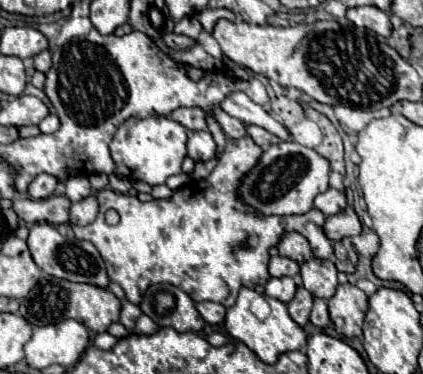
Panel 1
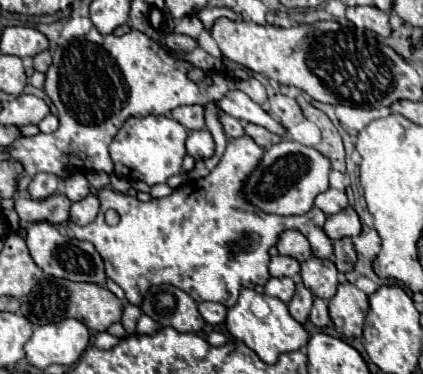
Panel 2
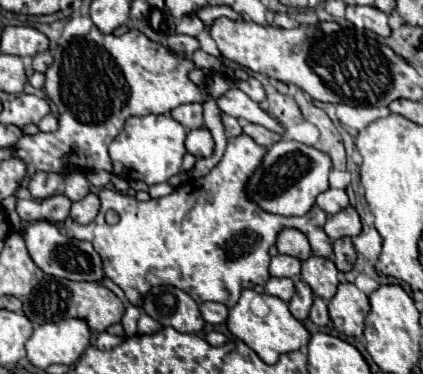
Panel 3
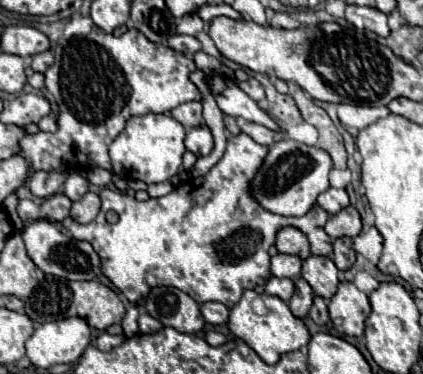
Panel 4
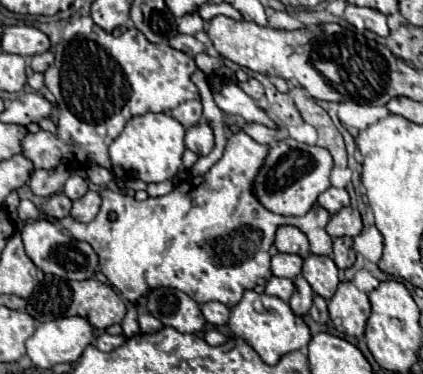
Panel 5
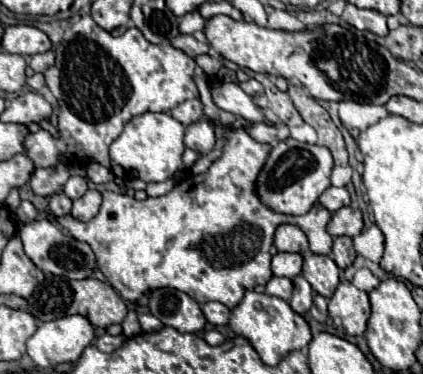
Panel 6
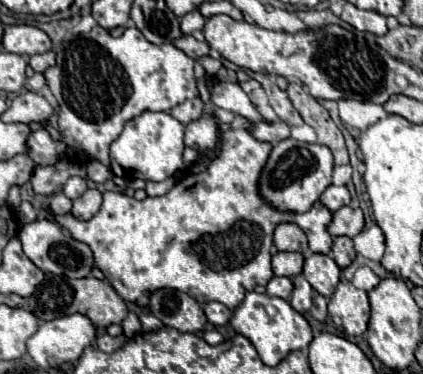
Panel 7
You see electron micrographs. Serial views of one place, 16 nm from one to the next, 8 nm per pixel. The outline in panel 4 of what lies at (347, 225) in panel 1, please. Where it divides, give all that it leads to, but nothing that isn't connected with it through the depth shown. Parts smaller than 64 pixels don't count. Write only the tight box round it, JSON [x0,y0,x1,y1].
[324,206,362,238]

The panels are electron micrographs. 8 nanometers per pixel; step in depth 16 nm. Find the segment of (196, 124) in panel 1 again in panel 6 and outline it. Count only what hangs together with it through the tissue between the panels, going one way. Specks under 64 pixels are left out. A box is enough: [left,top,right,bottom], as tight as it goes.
[170,98,202,126]

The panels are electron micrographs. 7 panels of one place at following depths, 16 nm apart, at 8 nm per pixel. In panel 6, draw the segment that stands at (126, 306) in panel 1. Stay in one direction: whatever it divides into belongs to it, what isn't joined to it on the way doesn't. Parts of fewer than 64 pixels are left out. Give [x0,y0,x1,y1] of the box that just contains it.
[122,310,142,338]

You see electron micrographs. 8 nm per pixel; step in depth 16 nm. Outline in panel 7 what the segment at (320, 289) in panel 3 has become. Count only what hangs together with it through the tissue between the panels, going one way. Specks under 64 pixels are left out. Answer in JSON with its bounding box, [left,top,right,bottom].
[302,252,340,298]

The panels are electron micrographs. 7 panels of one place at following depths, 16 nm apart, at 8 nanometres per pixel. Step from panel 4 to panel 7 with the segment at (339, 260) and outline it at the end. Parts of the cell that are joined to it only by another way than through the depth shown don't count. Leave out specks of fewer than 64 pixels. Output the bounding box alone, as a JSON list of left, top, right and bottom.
[332,236,356,268]

